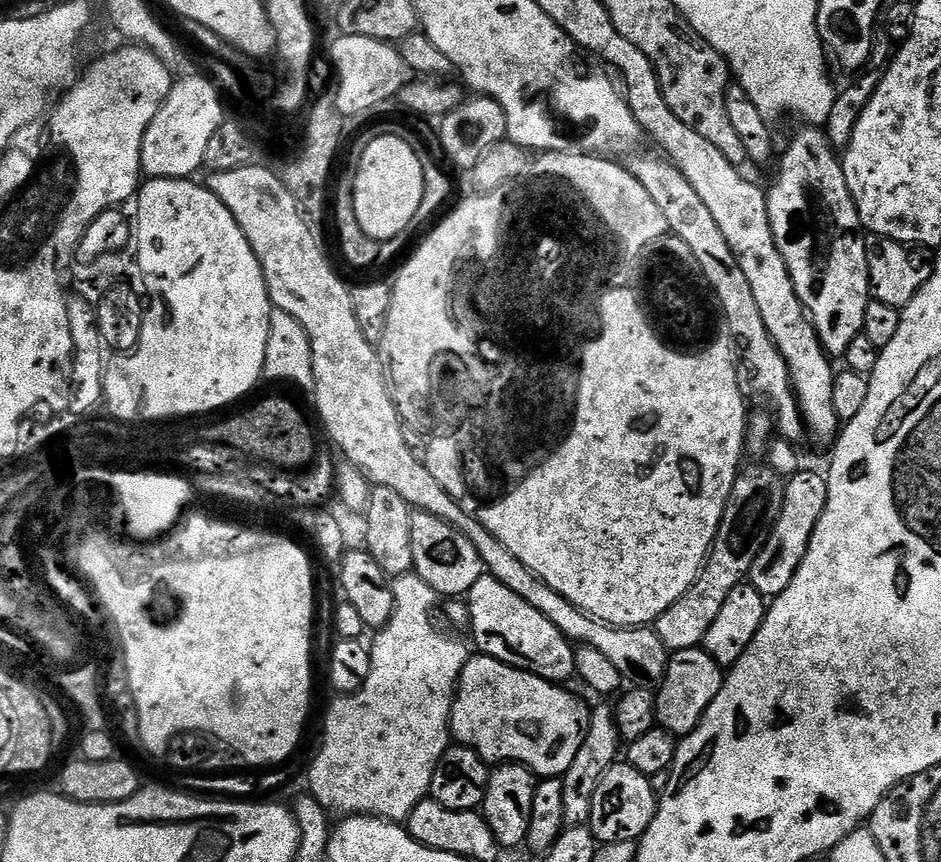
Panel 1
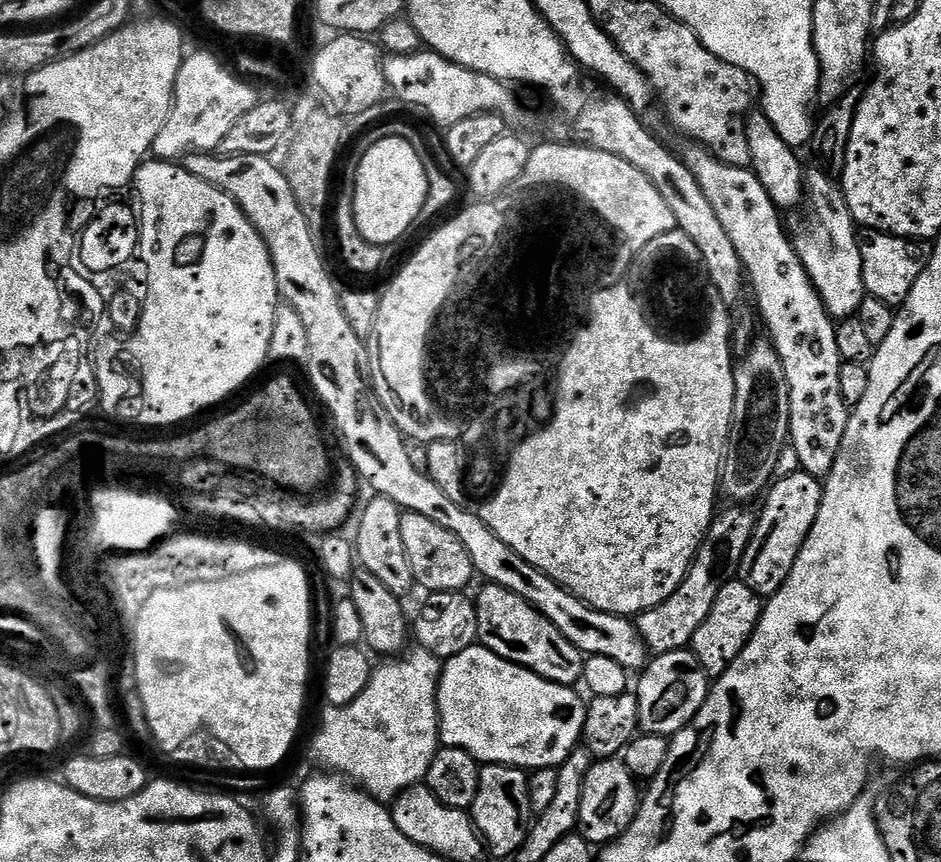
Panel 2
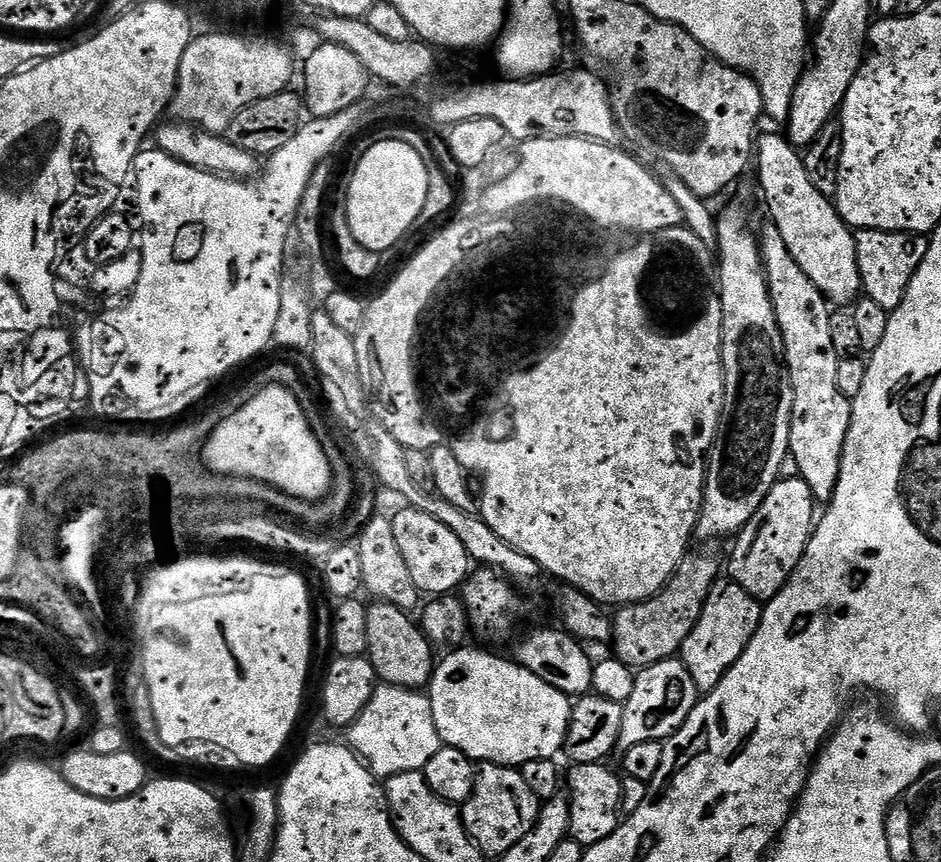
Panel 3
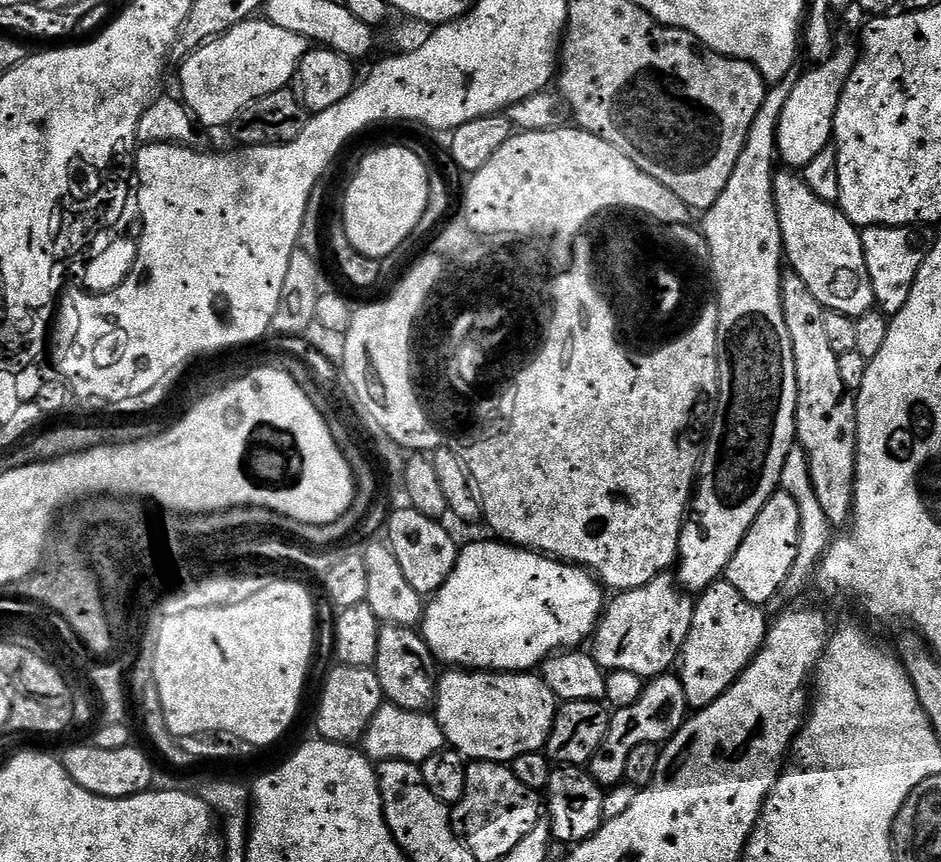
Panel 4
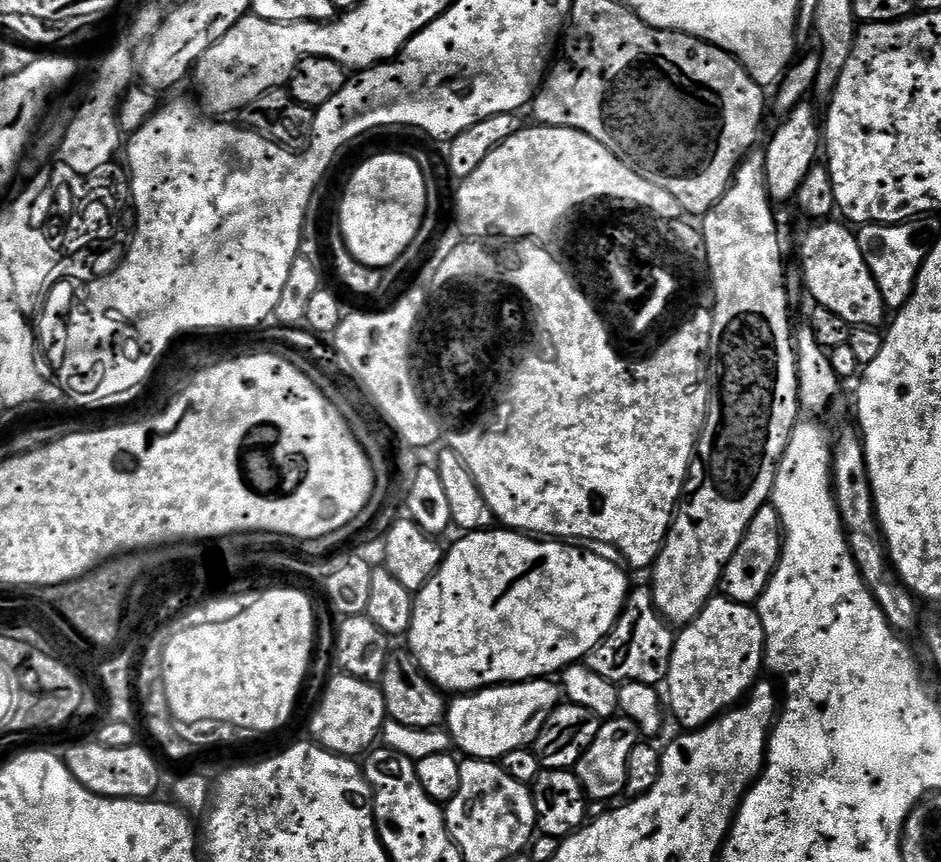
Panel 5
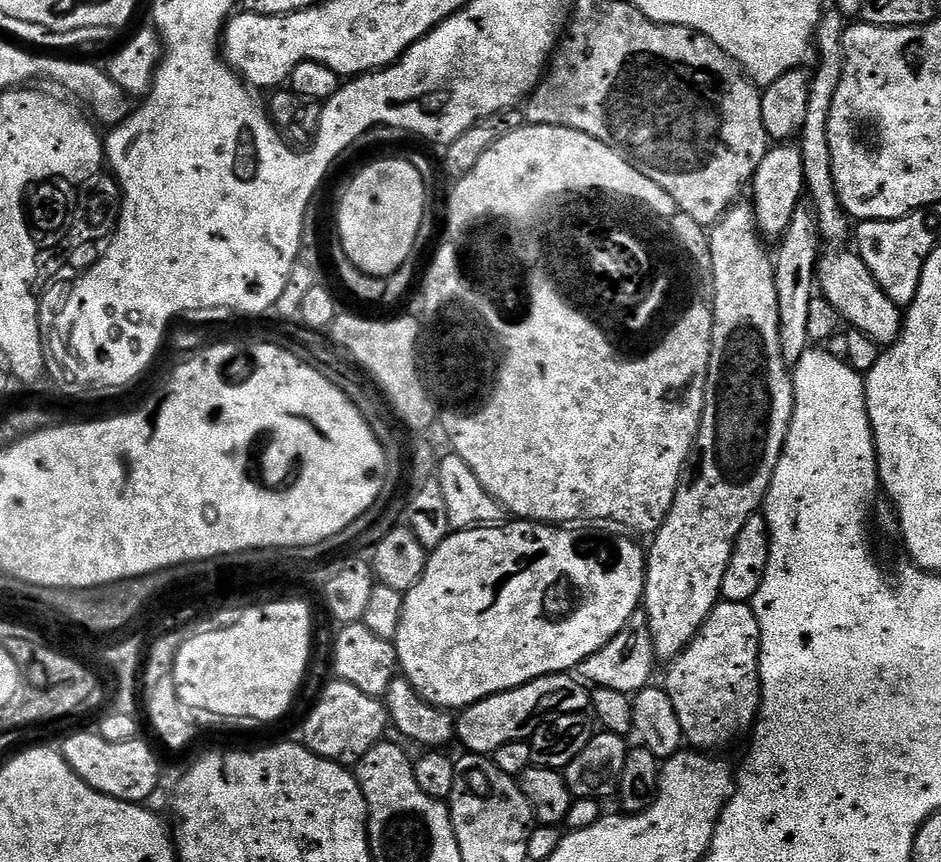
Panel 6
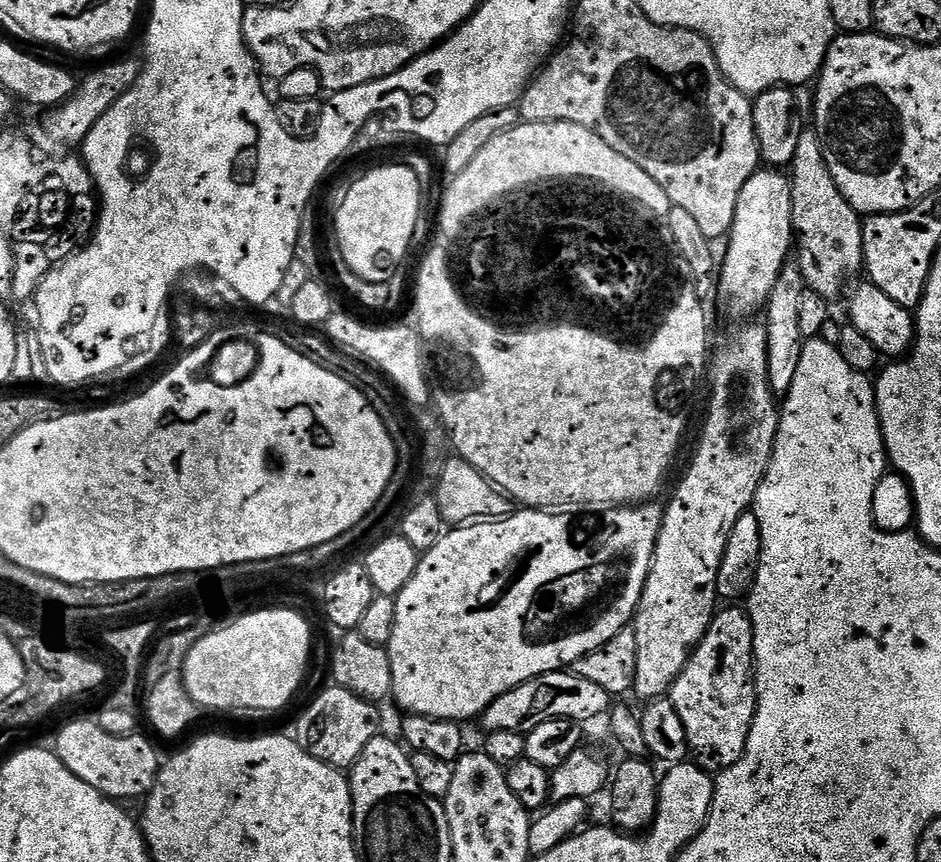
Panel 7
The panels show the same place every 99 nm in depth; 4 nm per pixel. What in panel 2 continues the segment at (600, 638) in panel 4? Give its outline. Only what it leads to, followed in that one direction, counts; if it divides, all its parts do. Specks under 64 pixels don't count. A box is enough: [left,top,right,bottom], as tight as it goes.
[634,506,757,656]

